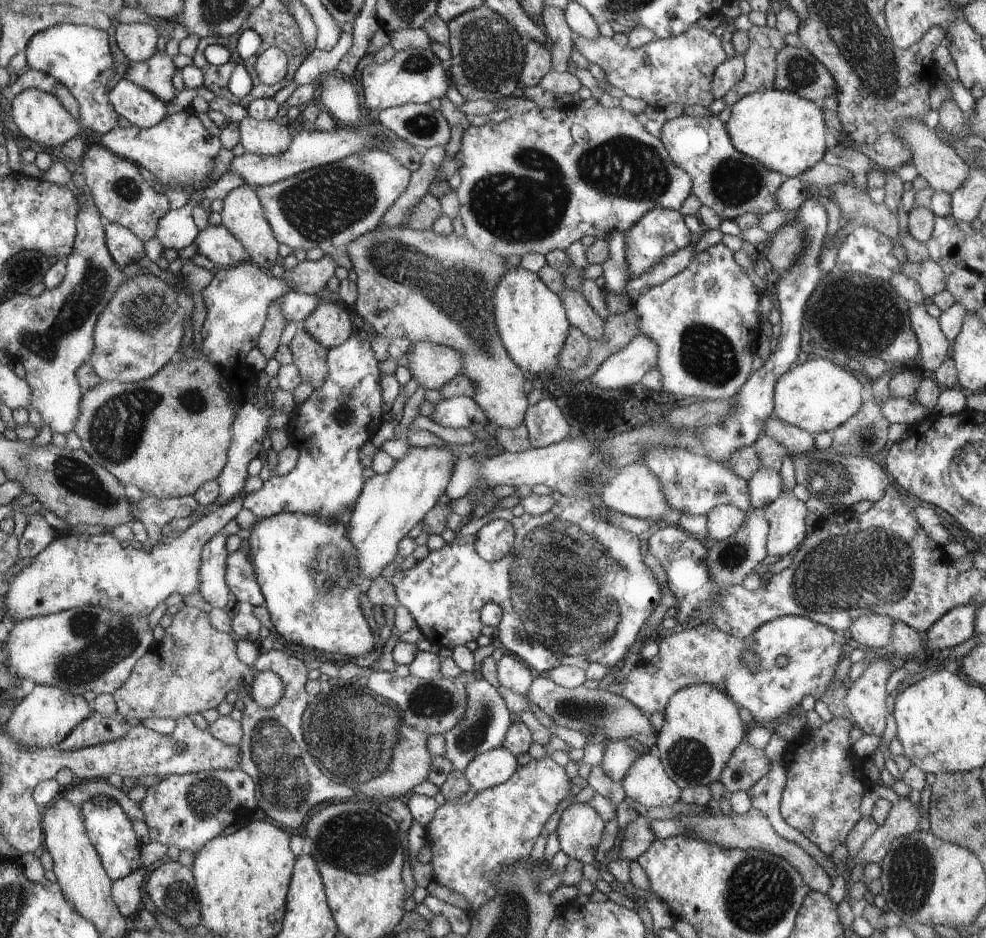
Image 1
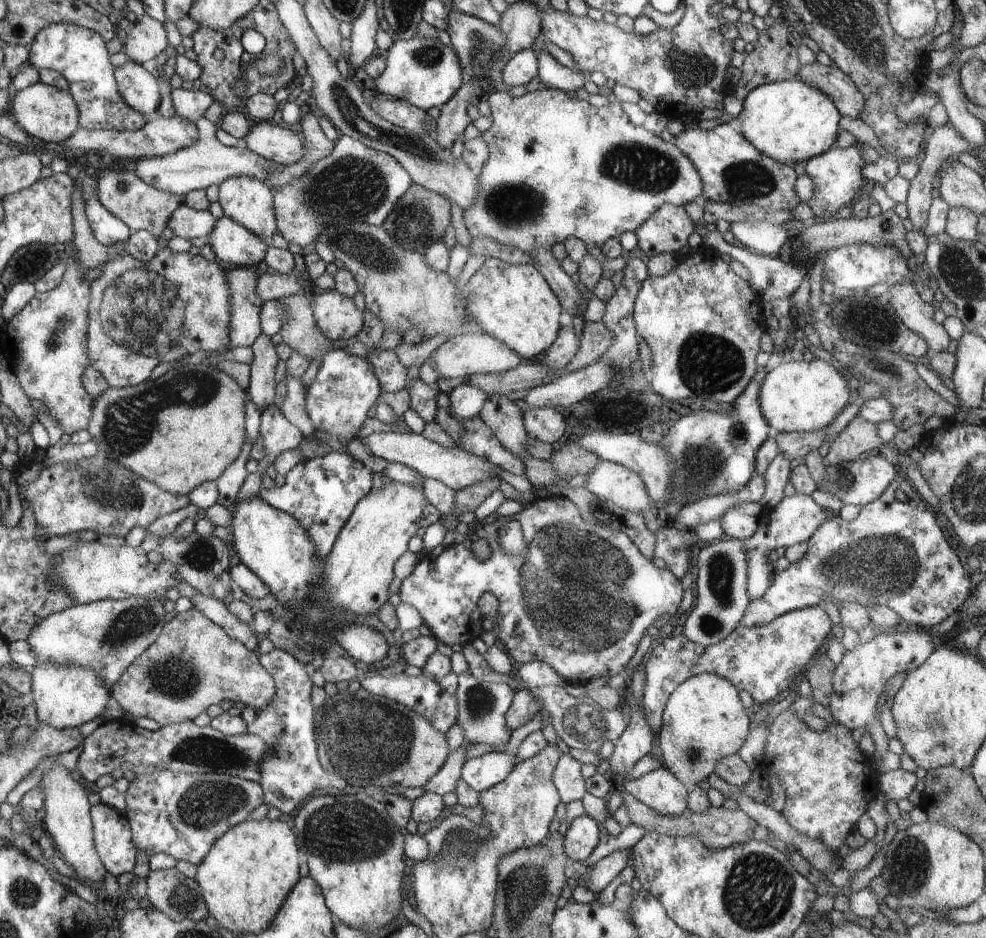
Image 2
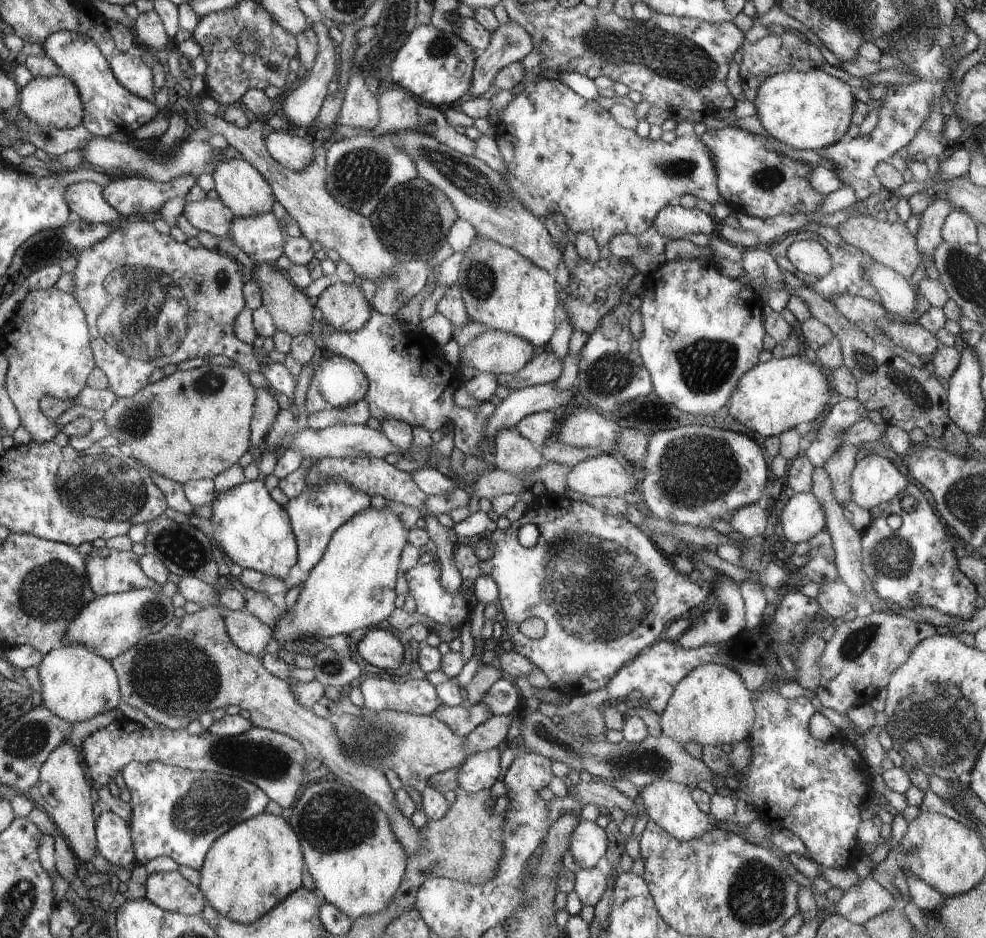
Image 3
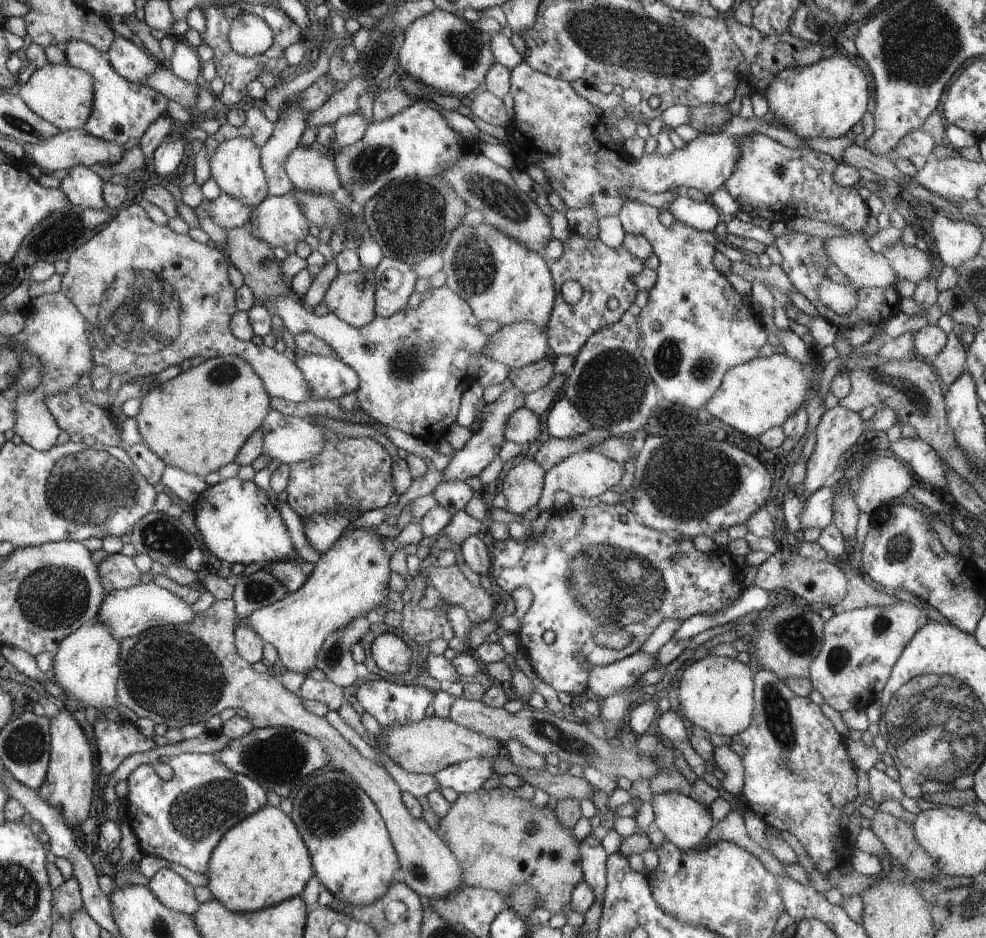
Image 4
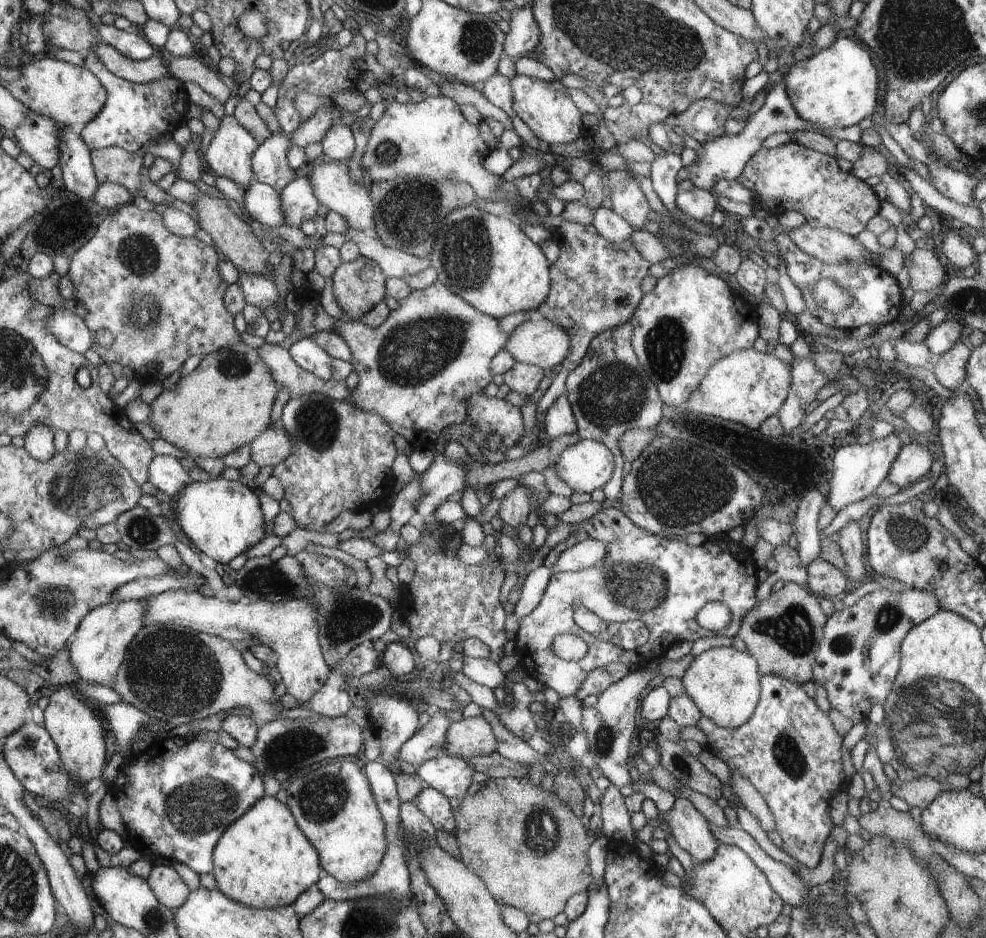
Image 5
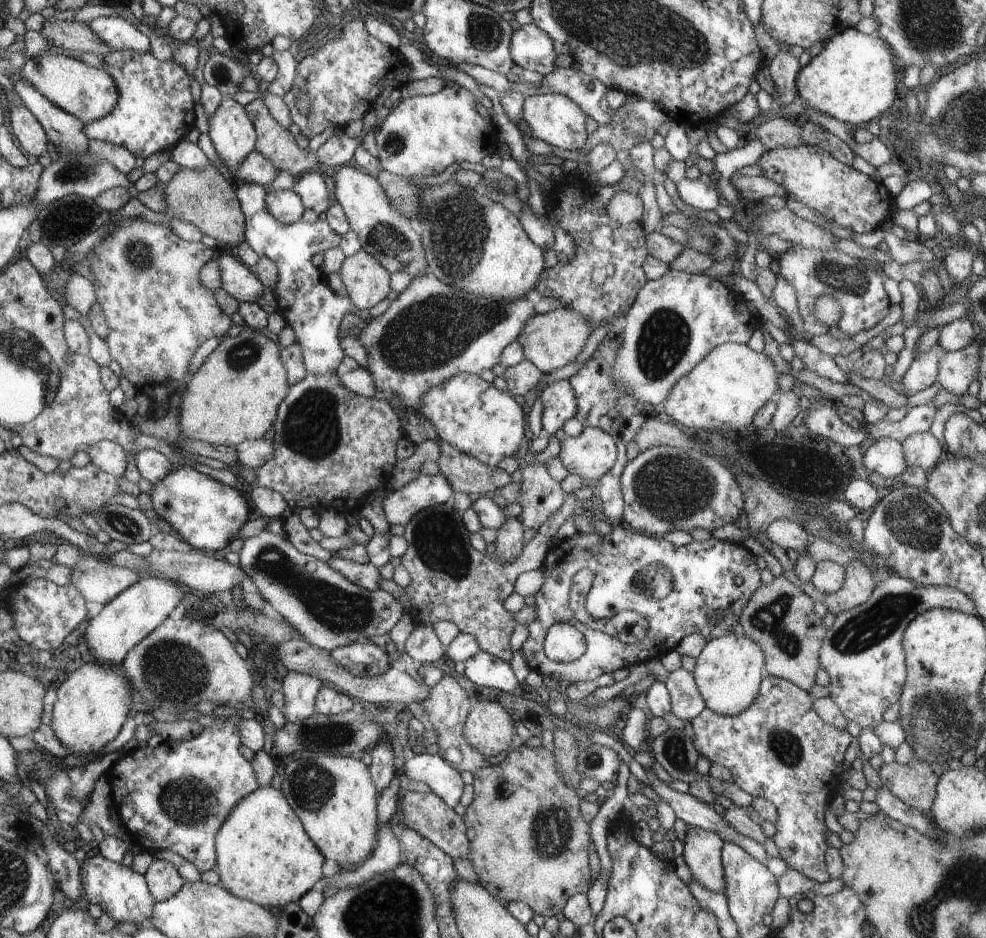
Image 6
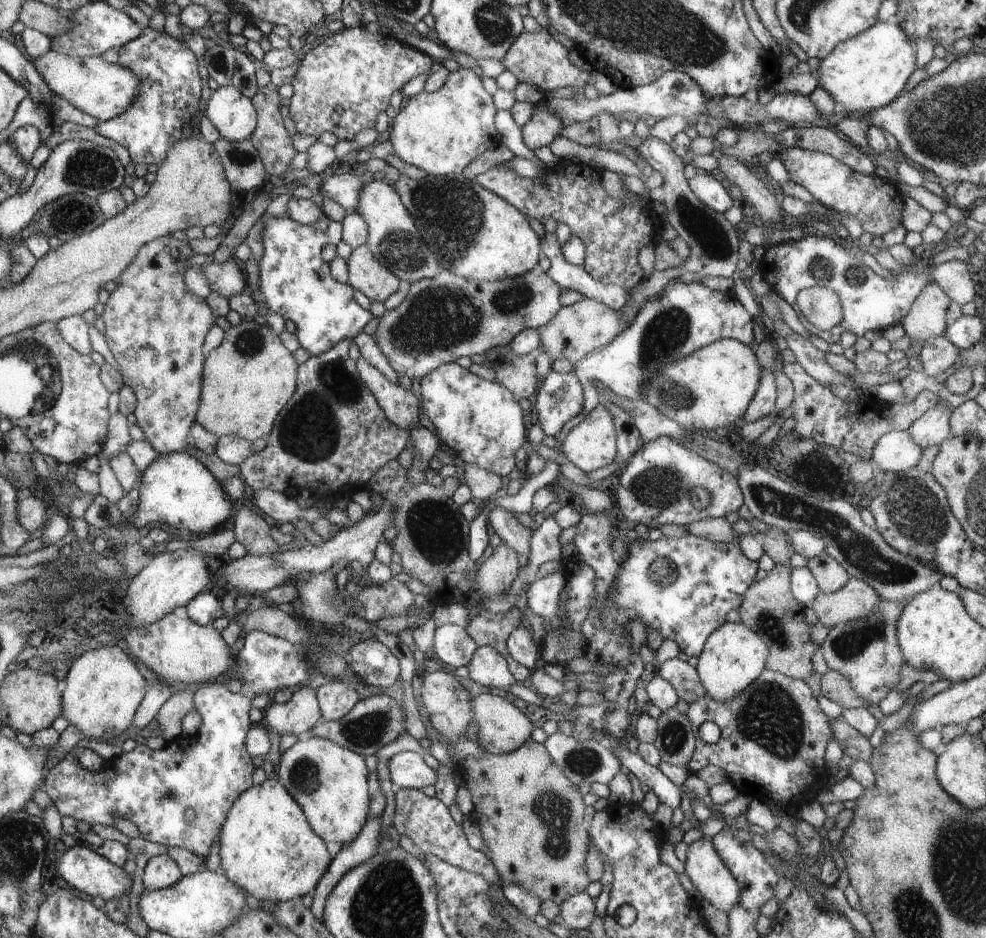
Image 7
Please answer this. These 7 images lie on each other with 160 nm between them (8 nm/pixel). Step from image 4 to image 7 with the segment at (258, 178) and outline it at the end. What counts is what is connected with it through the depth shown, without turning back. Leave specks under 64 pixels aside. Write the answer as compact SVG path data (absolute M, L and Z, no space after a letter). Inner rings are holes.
M218 87L206 104L205 115L224 140L249 140L258 124L257 110L252 103L234 87Z

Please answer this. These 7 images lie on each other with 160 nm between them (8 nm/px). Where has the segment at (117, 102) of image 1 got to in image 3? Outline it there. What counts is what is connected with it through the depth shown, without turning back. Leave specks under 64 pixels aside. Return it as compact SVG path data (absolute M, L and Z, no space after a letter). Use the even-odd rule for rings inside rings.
M114 54L110 58L111 69L122 86L133 95L154 102L159 82L154 77L154 69L144 59L131 54Z

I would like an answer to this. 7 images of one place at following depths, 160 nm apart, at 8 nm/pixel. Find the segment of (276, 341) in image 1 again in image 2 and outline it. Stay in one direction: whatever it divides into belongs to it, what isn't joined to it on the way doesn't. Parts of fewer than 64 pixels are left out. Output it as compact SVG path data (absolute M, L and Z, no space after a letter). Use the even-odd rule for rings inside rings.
M262 333L252 344L254 360L251 364L251 373L248 390L252 400L261 414L270 405L275 405L278 400L276 395L276 382L274 374L279 361L276 346L272 343L271 336Z

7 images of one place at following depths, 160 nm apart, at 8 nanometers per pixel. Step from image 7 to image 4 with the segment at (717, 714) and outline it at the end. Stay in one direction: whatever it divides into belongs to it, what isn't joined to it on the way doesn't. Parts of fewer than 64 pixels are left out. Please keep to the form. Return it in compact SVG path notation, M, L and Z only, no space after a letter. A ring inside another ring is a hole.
M756 668L754 675L754 686L755 686L755 696L754 696L754 710L752 724L740 734L734 735L730 744L730 748L740 756L743 765L745 766L745 779L741 792L741 799L745 803L746 808L753 810L758 816L760 816L763 822L768 826L768 828L774 828L774 830L780 830L780 832L790 832L794 834L796 838L801 842L804 850L811 857L814 864L816 864L819 871L827 872L832 870L832 868L840 868L844 860L847 860L847 856L850 857L853 851L850 848L849 840L847 837L847 828L842 825L842 810L846 808L846 804L857 803L858 800L858 788L856 787L856 771L851 758L849 757L844 736L838 733L828 718L824 716L820 705L812 702L809 697L798 697L796 696L772 671L768 671L764 668Z

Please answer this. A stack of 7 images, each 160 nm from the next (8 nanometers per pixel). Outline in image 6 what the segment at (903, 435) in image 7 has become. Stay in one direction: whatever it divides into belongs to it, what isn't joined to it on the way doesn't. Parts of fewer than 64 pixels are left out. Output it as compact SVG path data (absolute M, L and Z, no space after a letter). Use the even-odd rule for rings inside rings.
M887 437L863 451L862 464L867 472L878 473L885 479L895 477L908 469L903 453L903 444Z

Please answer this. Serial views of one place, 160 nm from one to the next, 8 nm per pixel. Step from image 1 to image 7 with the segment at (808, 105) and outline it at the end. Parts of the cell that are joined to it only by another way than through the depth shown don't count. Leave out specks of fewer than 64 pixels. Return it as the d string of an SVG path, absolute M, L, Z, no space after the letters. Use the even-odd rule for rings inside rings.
M894 20L885 23L878 21L868 30L839 42L820 61L817 87L828 92L835 104L840 103L845 114L866 116L894 102L916 69L916 46L903 28Z

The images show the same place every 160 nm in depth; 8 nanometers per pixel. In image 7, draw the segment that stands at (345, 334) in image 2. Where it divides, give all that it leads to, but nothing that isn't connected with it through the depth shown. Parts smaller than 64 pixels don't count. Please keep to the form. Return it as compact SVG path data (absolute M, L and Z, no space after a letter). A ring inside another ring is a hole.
M366 243L350 253L346 264L348 284L372 303L384 302L402 284L402 280L375 257Z

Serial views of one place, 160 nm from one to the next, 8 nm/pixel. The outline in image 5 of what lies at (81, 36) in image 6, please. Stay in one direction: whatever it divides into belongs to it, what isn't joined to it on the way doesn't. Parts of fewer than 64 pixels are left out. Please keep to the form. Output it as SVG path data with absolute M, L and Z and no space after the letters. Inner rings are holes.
M104 42L97 43L91 49L94 49L106 66L116 75L119 75L121 79L146 84L171 76L167 63L159 55L146 60L135 61L120 54L115 48Z

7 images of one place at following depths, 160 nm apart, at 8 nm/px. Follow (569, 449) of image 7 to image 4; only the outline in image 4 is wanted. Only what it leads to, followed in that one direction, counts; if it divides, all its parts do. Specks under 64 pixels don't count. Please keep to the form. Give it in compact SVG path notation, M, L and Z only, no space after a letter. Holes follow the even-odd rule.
M586 450L571 454L559 463L554 462L546 471L546 487L536 506L541 511L551 508L554 492L558 490L564 490L571 496L583 496L586 499L598 496L620 484L622 477L623 466L596 451Z

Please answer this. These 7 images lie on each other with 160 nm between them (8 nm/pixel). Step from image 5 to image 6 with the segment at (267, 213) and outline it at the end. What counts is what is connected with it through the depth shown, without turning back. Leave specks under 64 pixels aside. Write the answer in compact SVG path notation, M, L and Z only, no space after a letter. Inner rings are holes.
M273 190L264 194L268 212L285 225L297 223L304 214L301 198L292 190Z

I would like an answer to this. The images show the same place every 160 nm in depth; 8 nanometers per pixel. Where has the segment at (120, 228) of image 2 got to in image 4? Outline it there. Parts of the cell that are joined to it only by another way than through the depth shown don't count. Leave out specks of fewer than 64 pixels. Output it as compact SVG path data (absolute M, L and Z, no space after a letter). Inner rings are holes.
M76 165L61 181L59 189L67 195L70 204L101 211L107 204L103 199L104 180L91 167Z

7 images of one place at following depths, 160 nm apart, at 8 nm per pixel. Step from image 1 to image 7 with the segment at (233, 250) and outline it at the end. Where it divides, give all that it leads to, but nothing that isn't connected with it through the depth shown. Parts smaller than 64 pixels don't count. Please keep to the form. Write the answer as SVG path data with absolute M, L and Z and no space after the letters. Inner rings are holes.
M355 166L351 172L323 178L322 185L317 192L326 198L332 198L347 212L356 211L359 206L359 198L362 197L363 186L371 180L370 171Z

